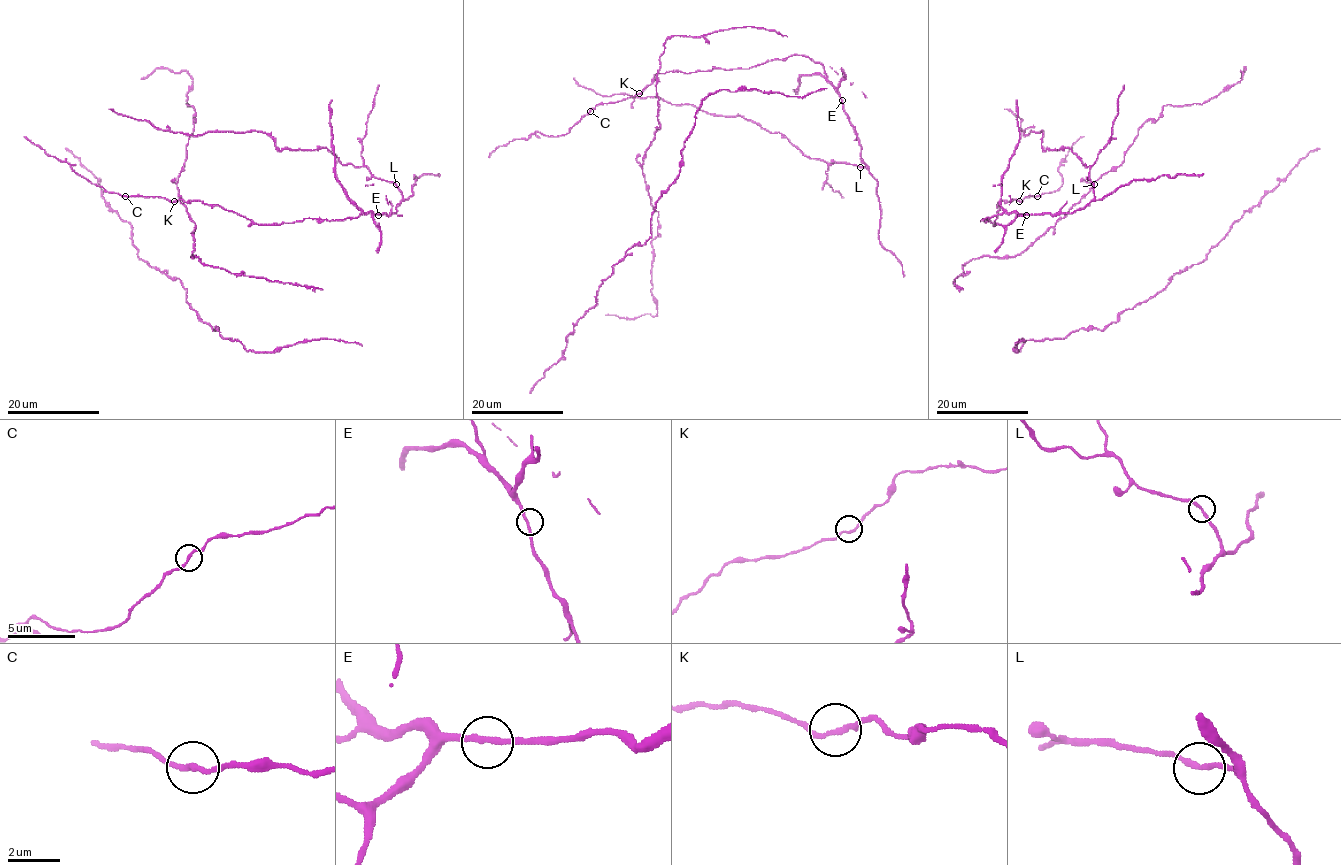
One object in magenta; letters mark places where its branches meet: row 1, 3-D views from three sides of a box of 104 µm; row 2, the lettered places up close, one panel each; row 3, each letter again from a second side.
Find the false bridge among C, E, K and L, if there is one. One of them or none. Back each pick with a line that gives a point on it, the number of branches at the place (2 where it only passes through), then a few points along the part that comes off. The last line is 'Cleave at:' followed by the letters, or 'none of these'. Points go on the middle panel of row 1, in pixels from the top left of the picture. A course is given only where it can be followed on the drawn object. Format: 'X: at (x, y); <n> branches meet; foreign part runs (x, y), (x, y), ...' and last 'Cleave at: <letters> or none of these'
Cleave at: none of these

